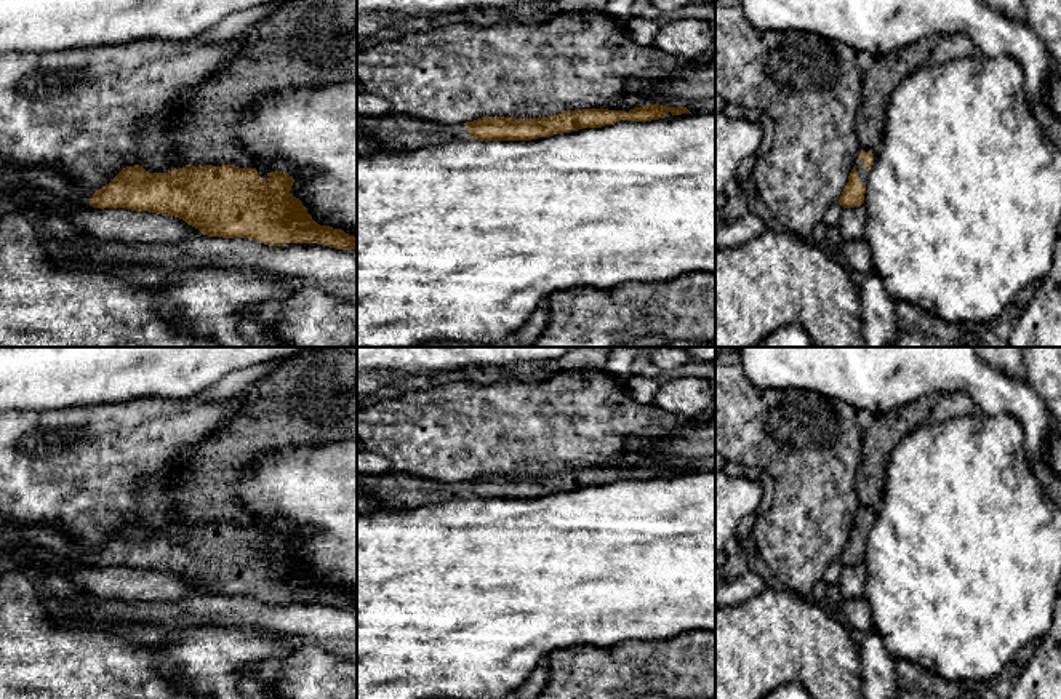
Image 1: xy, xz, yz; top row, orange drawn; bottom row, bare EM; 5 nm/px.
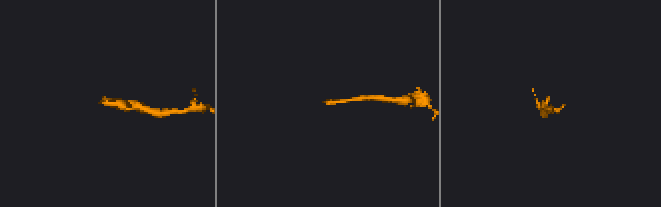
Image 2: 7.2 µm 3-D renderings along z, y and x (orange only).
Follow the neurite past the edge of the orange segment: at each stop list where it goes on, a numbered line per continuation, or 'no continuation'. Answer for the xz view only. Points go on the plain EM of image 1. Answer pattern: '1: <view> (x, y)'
1: xz (396, 491)

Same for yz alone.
1: yz (861, 531)

